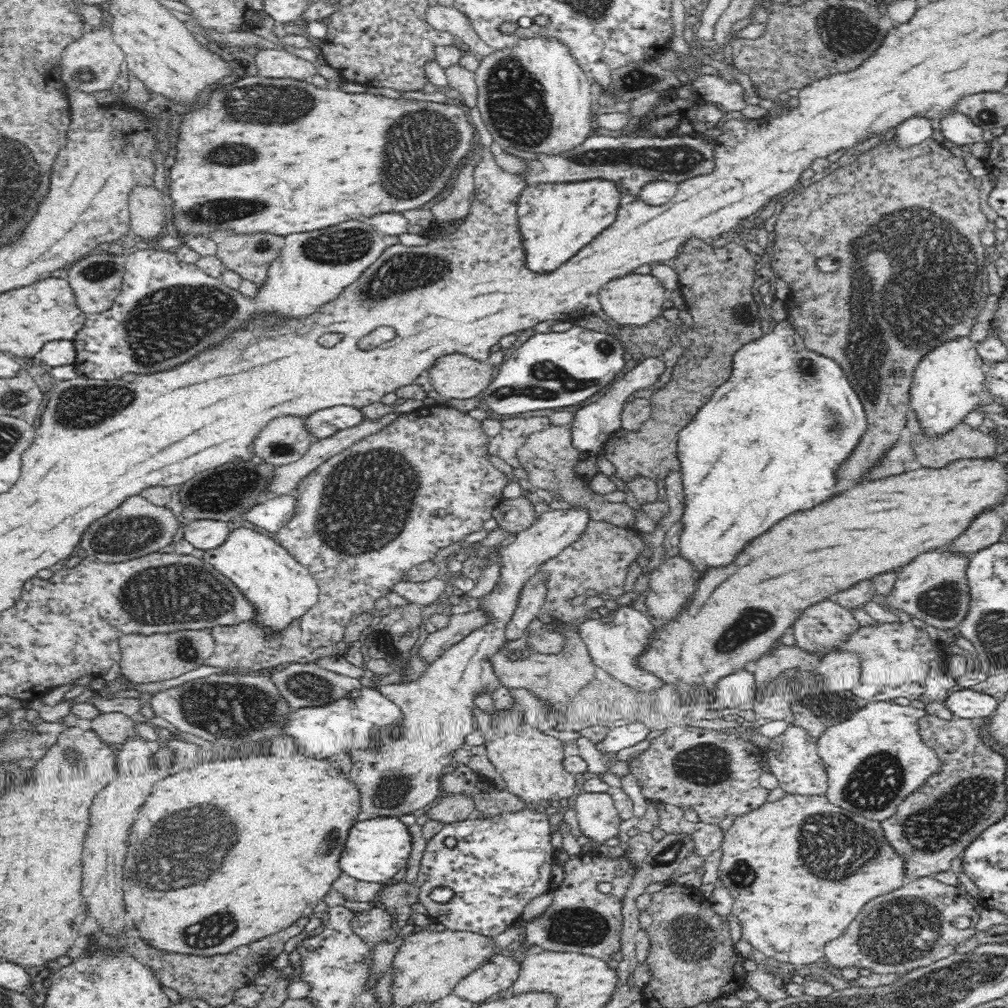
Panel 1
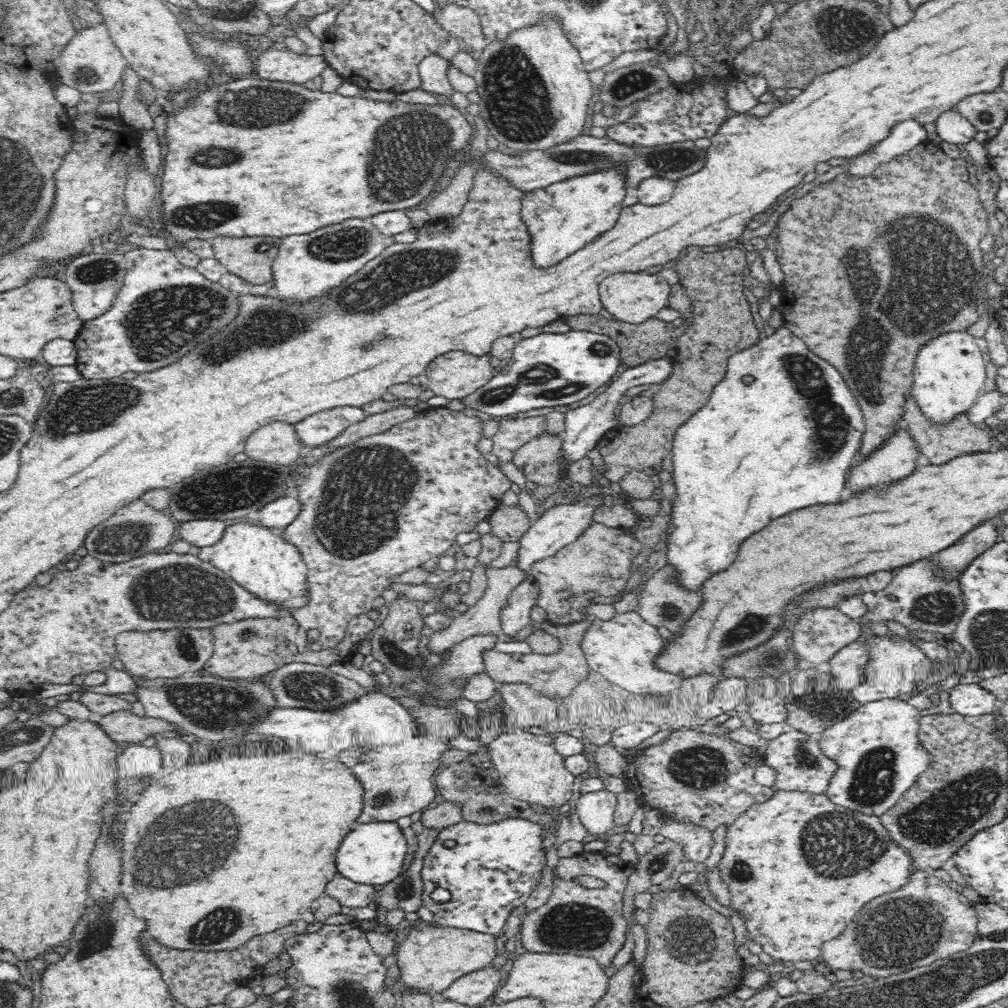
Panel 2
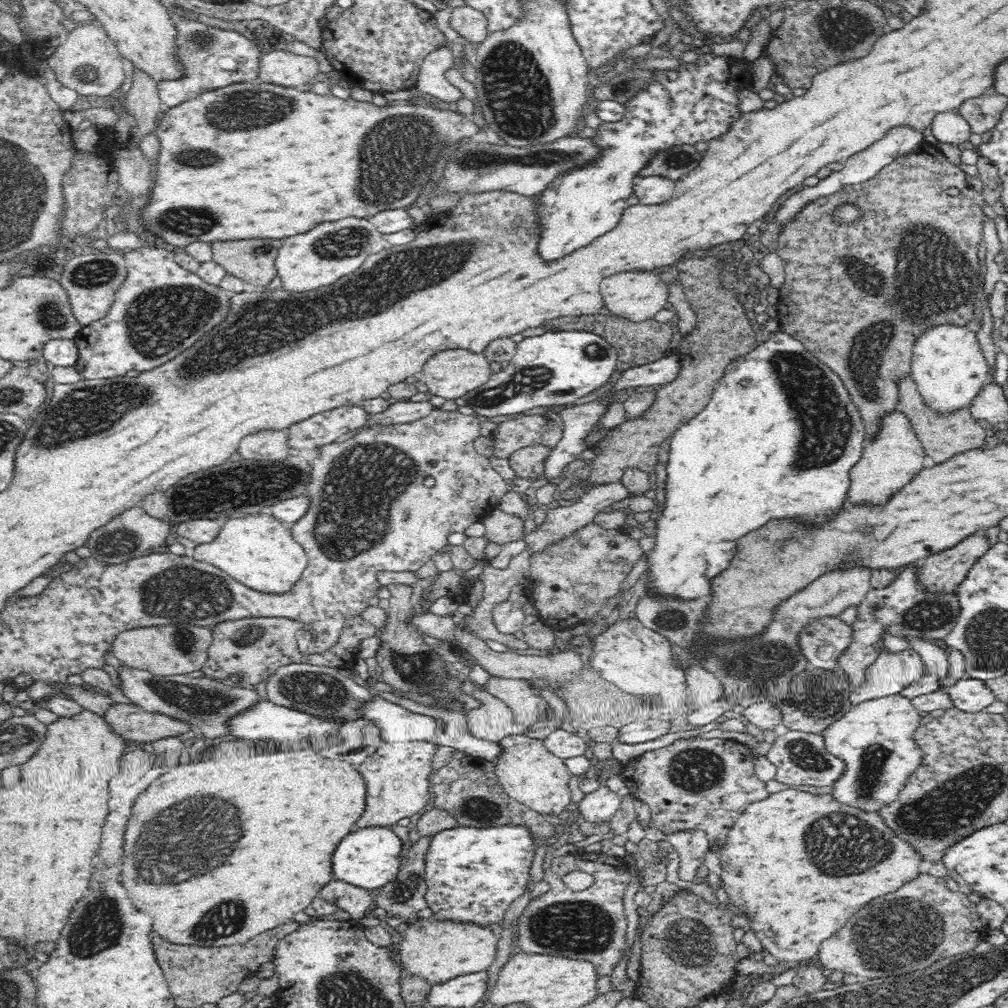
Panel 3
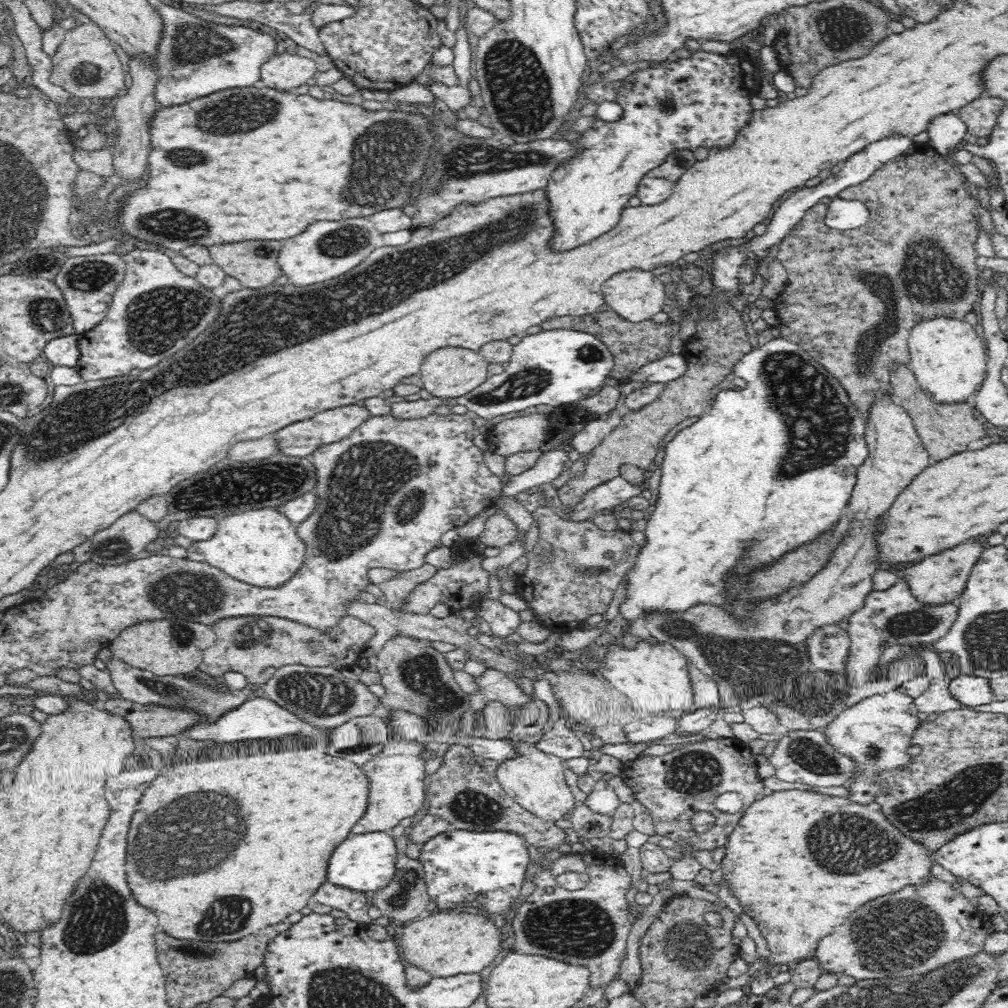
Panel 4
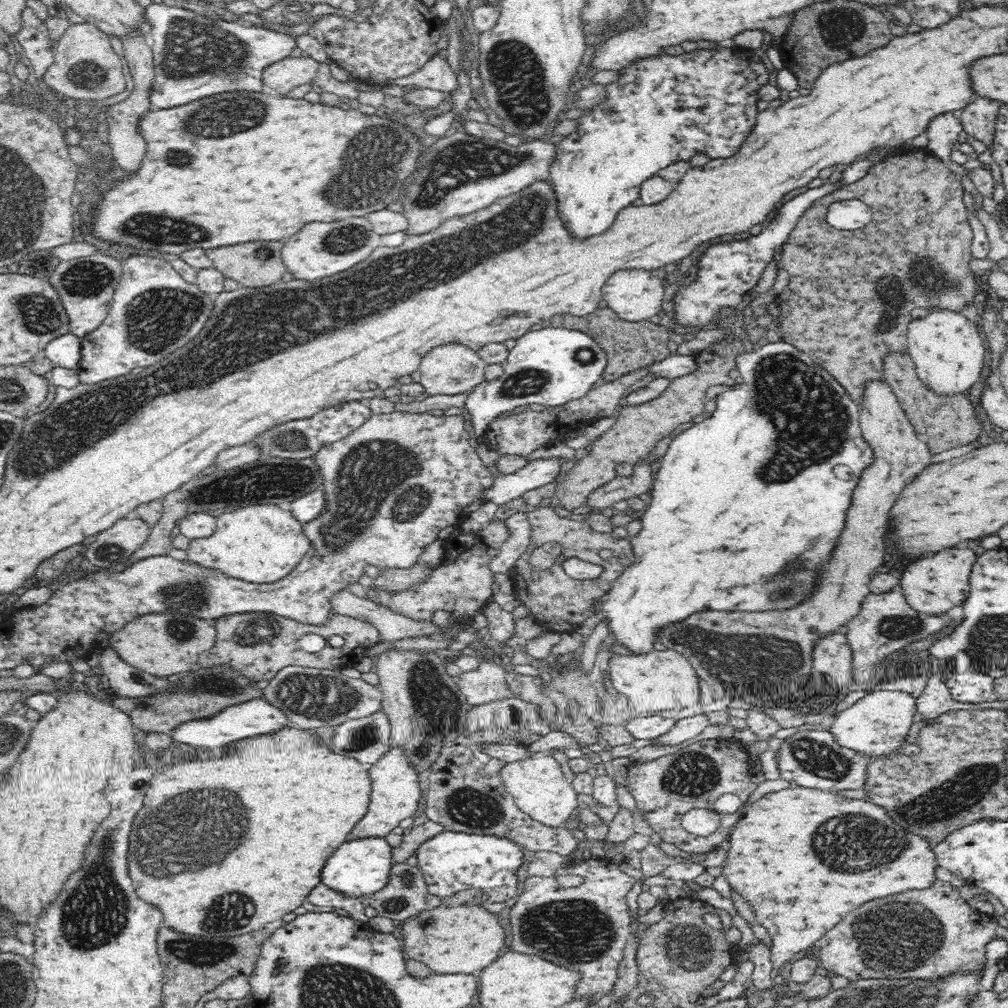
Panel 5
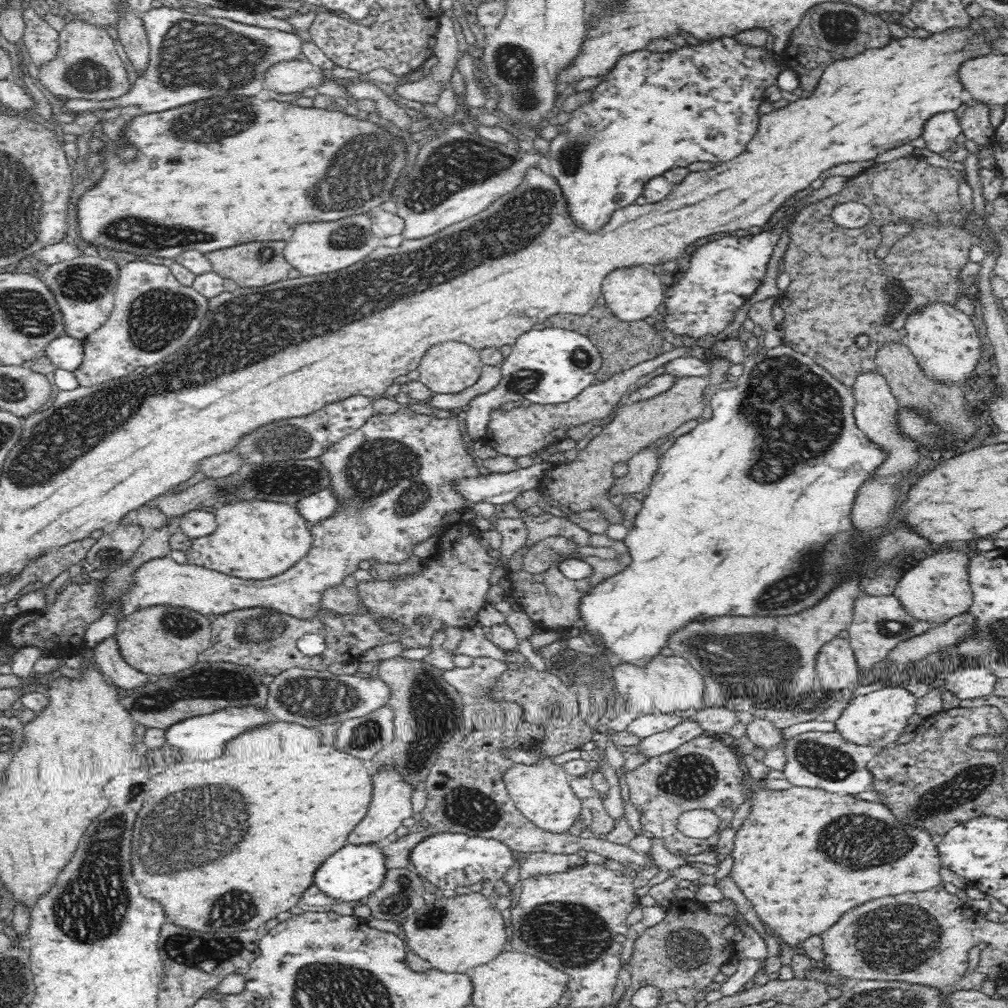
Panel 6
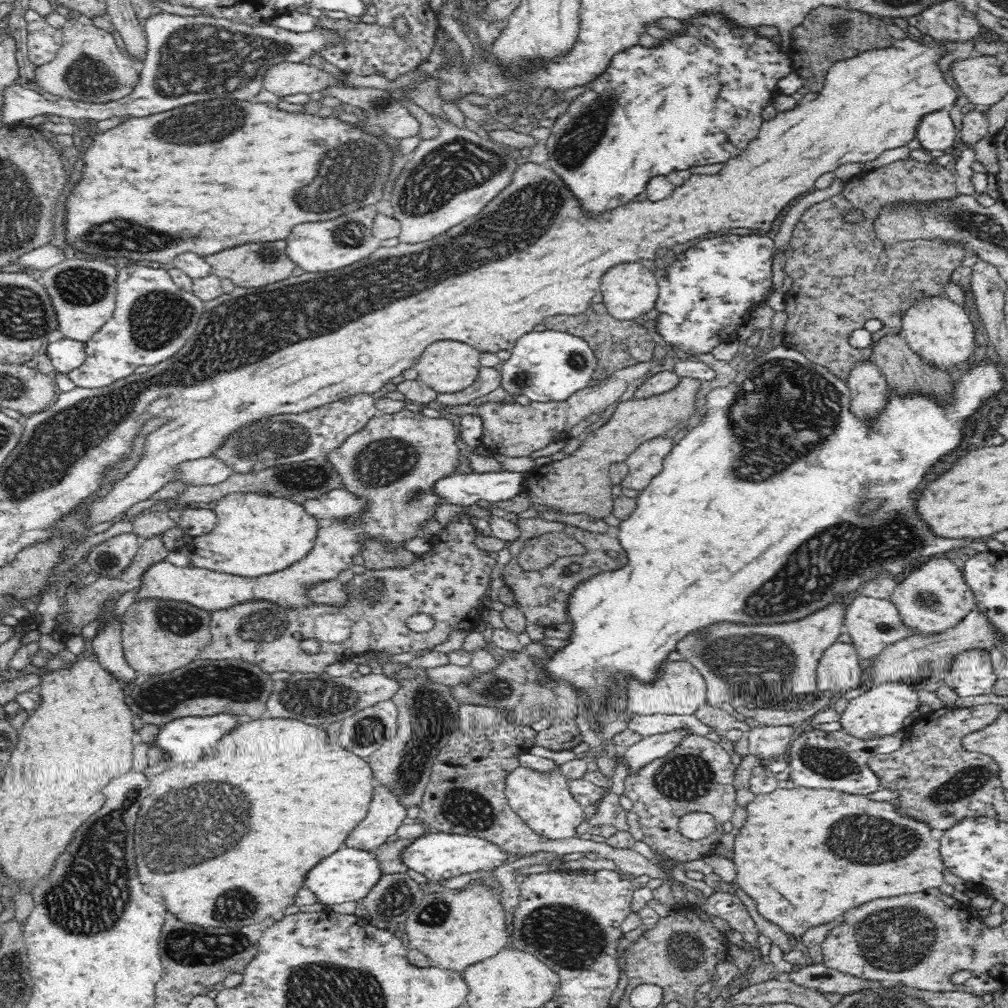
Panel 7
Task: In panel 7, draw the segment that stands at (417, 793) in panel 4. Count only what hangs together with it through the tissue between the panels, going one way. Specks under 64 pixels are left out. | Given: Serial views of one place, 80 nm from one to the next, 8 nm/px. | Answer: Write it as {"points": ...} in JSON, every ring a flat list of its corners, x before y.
{"points":[[375,783,366,818,348,835,345,846,375,850,389,836,396,834,406,816,408,806,400,801,400,795,386,783]]}

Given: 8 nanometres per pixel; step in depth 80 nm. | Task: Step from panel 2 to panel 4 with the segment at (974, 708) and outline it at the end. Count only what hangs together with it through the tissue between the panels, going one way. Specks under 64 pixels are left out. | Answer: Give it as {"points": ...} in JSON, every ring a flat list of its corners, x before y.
{"points":[[959,675,949,683,949,691,964,708,984,706,995,698,988,679,981,677]]}

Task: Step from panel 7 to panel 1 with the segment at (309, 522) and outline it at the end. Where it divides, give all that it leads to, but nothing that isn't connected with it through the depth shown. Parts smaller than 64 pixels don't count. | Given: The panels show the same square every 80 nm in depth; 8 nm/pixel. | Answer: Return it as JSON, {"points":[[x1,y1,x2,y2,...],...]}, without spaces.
{"points":[[247,527,236,528,230,532,230,536,224,544,214,550,206,550,203,554,203,559,224,576,227,576,236,585,244,599,252,606,254,616,250,622,256,627,260,627,266,638,269,638,269,641,272,637,276,637,290,628,295,621,299,621,319,600,320,587,314,575,304,565,296,562,275,539,253,529]]}

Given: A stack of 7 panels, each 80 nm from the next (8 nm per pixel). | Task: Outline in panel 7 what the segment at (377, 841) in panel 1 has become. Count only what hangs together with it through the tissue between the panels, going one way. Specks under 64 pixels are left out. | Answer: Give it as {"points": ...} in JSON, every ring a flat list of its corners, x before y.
{"points":[[344,846,328,858,324,858,320,866,315,866,307,875,306,886,310,887,318,895,320,902,326,906,352,901,360,903,376,886,382,875,380,861,374,850]]}

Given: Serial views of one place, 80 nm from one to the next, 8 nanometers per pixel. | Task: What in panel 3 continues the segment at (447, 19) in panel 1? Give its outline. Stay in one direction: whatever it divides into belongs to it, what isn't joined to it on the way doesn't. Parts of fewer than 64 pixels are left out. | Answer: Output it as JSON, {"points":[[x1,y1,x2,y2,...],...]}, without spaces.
{"points":[[470,6,452,8,452,10,450,10,450,21,448,24,452,30,460,34,460,39,465,42,472,42,472,44,482,44,489,34,484,14]]}

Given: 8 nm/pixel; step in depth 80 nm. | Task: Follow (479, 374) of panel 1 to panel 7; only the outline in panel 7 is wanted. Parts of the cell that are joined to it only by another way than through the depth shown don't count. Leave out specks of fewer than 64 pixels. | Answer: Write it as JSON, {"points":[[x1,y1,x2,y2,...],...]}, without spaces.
{"points":[[438,341,430,345,419,357,419,362,414,366,418,379,427,384,439,394,461,393,468,388,477,378,480,364,480,351,474,347,456,341]]}

